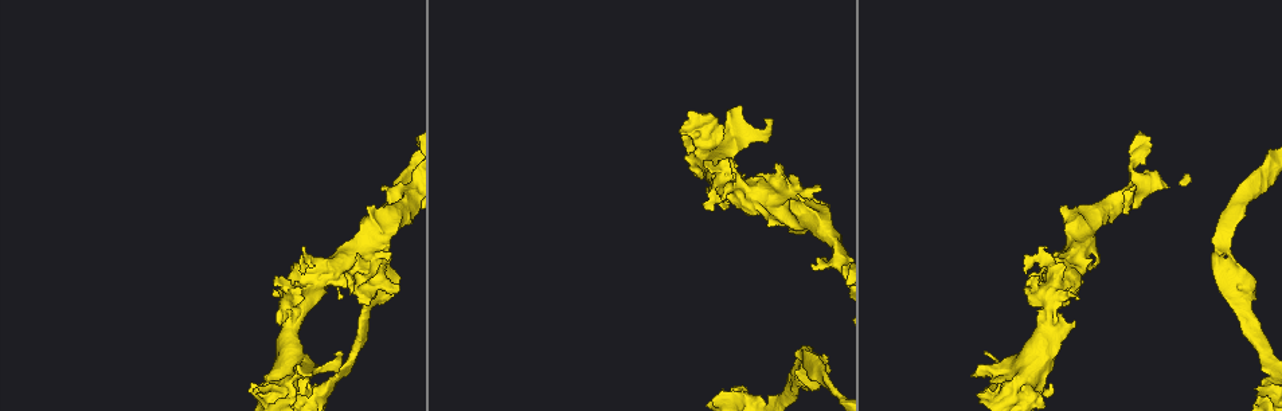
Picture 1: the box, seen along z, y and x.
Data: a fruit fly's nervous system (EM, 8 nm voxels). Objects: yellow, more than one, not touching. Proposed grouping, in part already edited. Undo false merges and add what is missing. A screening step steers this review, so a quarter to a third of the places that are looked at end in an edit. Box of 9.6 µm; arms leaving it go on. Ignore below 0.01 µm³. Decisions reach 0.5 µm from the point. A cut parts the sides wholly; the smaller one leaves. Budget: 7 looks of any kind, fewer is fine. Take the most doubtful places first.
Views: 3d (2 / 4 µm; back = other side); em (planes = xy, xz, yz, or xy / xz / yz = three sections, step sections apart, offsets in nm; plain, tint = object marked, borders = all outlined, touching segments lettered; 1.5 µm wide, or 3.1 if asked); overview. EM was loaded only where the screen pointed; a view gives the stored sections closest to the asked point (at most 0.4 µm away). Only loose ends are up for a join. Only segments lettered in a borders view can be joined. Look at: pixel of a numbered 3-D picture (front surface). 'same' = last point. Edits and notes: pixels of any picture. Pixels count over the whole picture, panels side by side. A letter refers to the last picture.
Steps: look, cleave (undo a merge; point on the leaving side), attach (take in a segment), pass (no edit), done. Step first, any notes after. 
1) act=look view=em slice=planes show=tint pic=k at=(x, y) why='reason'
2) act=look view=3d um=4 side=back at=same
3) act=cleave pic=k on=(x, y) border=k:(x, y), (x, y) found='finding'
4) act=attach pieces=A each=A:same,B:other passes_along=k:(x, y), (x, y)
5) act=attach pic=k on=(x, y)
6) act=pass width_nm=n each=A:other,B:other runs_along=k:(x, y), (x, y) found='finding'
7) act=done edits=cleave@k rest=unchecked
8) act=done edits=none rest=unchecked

act=look view=3d um=4 pic=1 at=(1073, 324) why='stops while still wide'

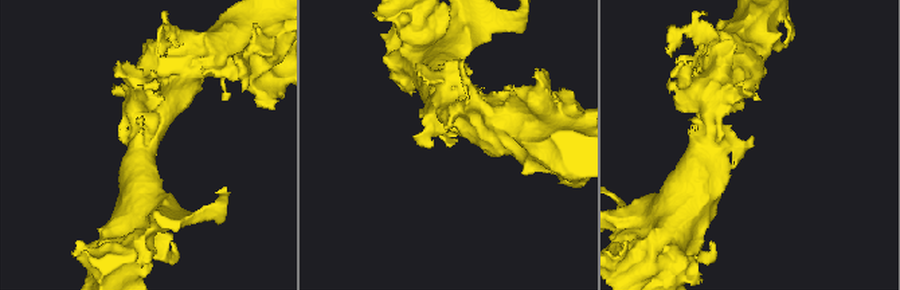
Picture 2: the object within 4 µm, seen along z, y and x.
act=look view=em slice=xz step=4 show=tint pic=2 at=(449, 146) why='shape alone is not enough'

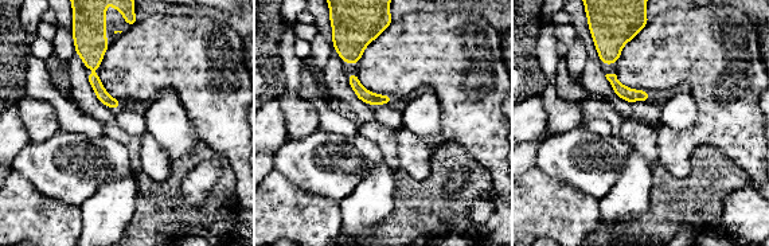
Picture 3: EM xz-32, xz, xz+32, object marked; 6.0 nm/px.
act=look view=em slice=planes show=borders at=same

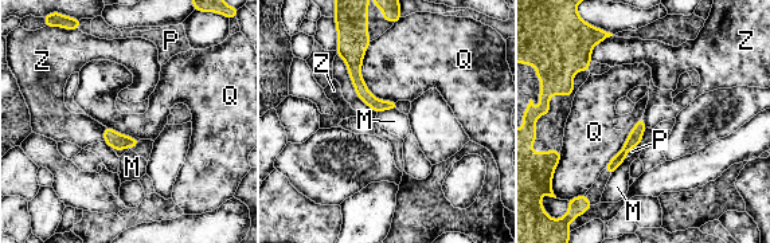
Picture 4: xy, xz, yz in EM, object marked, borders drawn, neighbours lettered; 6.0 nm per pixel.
act=attach pic=4 on=(403, 106) each=M:other,P:same,Q:other,Z:other found='it goes on there'

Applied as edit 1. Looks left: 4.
act=look view=3d um=4 pic=1 at=(801, 232) why='thick end'

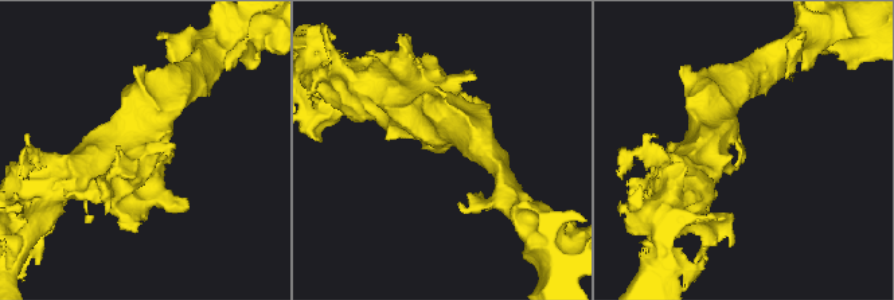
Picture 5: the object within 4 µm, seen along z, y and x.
act=look view=em slice=xy step=8 show=borders pic=5 at=(743, 160) why='need the tissue'

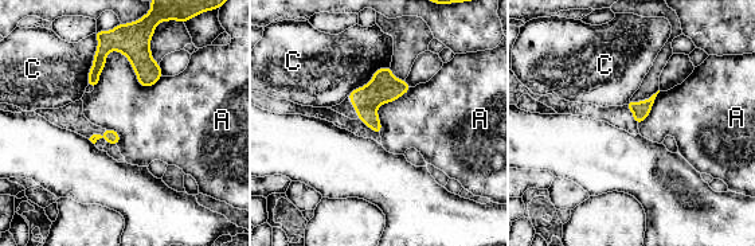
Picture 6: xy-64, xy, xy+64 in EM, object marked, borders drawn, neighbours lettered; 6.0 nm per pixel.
act=pass each=A:other,C:other border=6:(161, 77), (93, 90) found='none of them fits'

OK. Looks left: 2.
act=look view=em slice=xy step=4 show=tint pic=1 at=(1220, 266) why='thick turns thin'

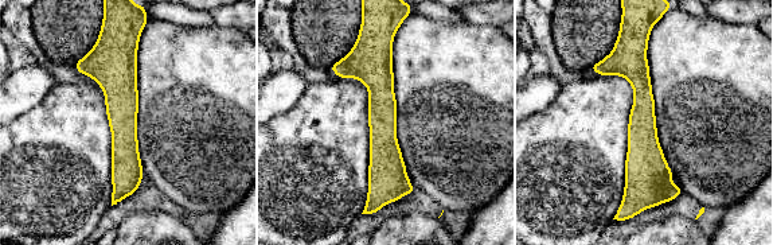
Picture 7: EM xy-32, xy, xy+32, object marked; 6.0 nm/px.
act=look view=em slice=xy step=4 show=borders at=same

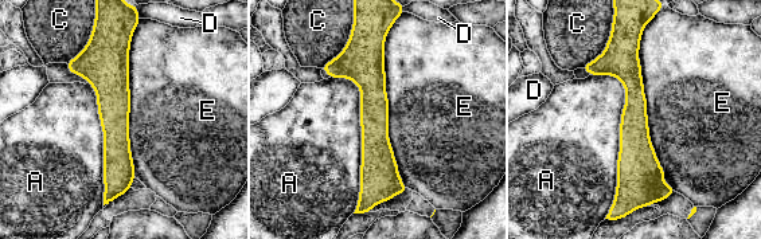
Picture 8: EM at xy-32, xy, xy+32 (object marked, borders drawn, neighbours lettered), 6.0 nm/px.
act=pass each=A:other,C:other,D:other,E:other border=8:(643, 27), (648, 136), (675, 191) found='all the same cell'

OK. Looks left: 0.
act=done edits=attach@4 rest=unchecked

